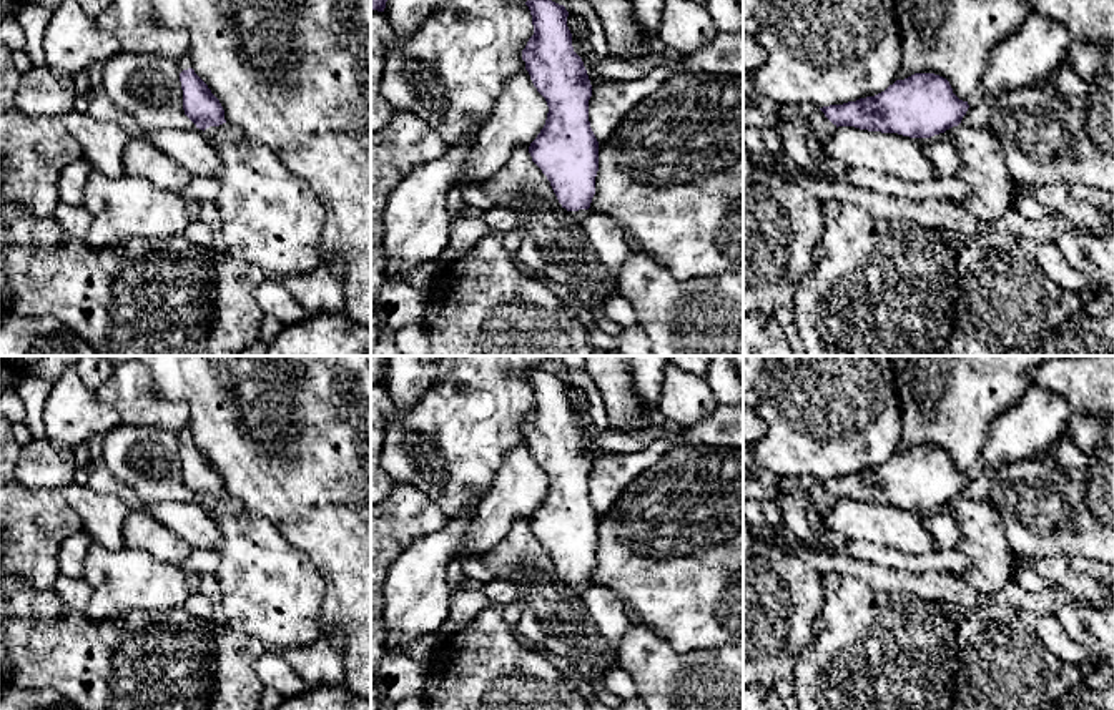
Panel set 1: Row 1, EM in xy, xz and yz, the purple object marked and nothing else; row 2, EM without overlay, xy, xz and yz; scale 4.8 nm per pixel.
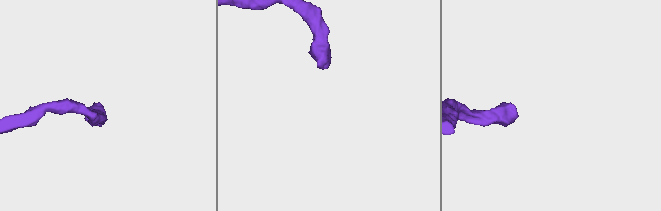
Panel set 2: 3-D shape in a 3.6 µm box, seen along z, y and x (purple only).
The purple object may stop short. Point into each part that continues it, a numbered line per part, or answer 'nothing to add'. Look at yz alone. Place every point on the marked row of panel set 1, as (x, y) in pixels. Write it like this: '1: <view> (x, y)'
1: yz (1030, 54)

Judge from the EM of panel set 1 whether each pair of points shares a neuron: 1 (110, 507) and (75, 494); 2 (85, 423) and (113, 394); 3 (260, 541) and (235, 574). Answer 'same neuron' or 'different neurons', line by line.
1: same neuron
2: different neurons
3: same neuron

